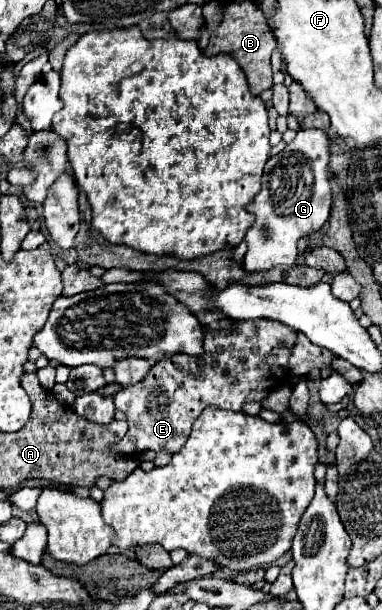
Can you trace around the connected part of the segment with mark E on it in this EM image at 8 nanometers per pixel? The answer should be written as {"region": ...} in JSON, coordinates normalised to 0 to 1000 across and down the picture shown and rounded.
{"region":[[[709,525],[615,528],[605,541],[537,541],[537,577],[526,584],[458,580],[453,587],[432,587],[427,593],[411,593],[395,603],[395,613],[380,620],[380,626],[332,633],[296,649],[306,672],[322,672],[332,679],[338,708],[291,738],[327,748],[359,748],[380,738],[469,741],[490,725],[500,698],[531,675],[531,669],[563,666],[589,672],[631,672],[641,659],[683,659],[709,639],[720,639],[736,626],[751,623],[751,590],[762,580],[762,567],[772,564],[772,551],[777,548],[762,538]]]}

